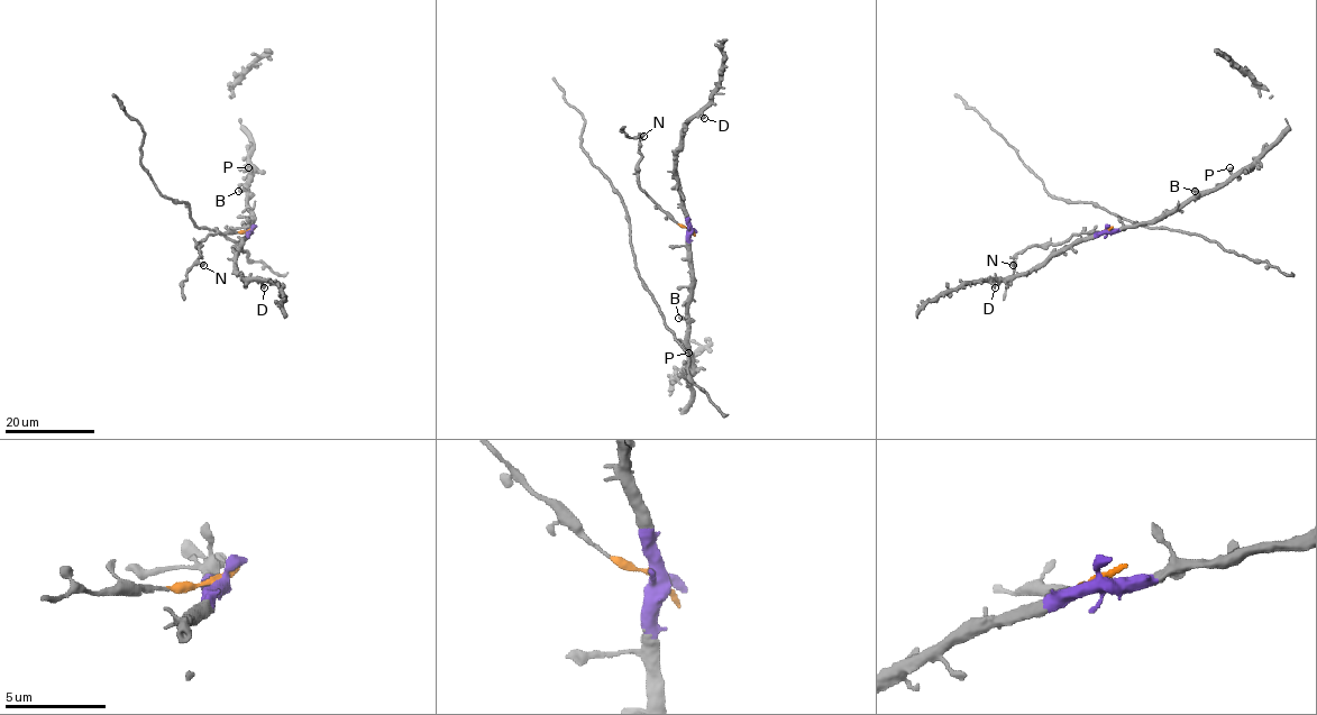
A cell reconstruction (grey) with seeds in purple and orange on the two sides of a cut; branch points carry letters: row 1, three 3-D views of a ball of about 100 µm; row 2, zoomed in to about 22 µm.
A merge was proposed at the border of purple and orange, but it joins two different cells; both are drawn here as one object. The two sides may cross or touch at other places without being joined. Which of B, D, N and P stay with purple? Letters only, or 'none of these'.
B, D, P

